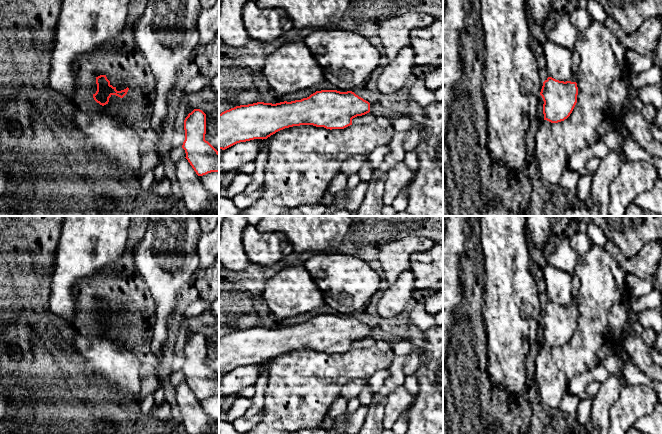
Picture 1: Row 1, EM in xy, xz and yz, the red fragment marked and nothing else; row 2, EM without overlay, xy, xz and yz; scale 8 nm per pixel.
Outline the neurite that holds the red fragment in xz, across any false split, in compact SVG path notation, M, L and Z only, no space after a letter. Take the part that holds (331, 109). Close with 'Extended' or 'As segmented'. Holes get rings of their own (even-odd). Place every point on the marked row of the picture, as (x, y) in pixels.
M316 91L307 98L276 104L257 102L219 114L219 149L237 143L267 139L285 128L313 125L344 129L352 119L370 112L370 103L352 91Z. As segmented

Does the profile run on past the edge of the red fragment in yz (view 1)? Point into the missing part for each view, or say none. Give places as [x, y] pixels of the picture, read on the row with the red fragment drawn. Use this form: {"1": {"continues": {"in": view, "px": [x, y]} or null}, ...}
{"1": {"continues": null}}

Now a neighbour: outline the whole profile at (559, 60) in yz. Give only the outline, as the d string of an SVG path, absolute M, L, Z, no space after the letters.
M548 40L543 45L543 53L549 77L564 82L573 79L573 52L571 50Z

